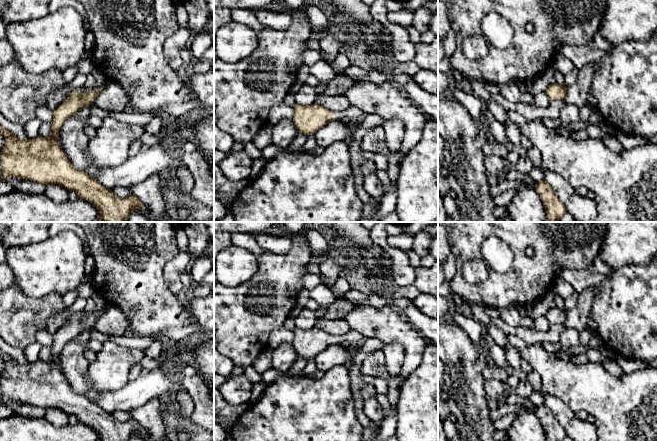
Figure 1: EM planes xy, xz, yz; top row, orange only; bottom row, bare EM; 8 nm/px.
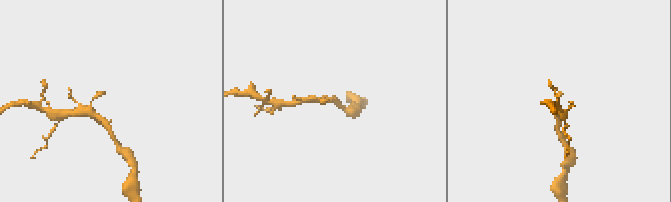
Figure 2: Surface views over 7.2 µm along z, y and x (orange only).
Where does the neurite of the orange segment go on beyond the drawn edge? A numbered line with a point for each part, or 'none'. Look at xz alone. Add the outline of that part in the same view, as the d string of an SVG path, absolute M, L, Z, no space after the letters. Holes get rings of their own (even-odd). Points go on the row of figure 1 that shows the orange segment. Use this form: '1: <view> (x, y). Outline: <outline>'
1: xz (352, 114). Outline: M350 106L345 111L334 112L333 120L339 120L351 124L353 122L362 121L366 115L367 114L359 108Z

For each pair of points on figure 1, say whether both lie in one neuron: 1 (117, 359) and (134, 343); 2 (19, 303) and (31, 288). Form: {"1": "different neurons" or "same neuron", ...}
{"1": "different neurons", "2": "different neurons"}

